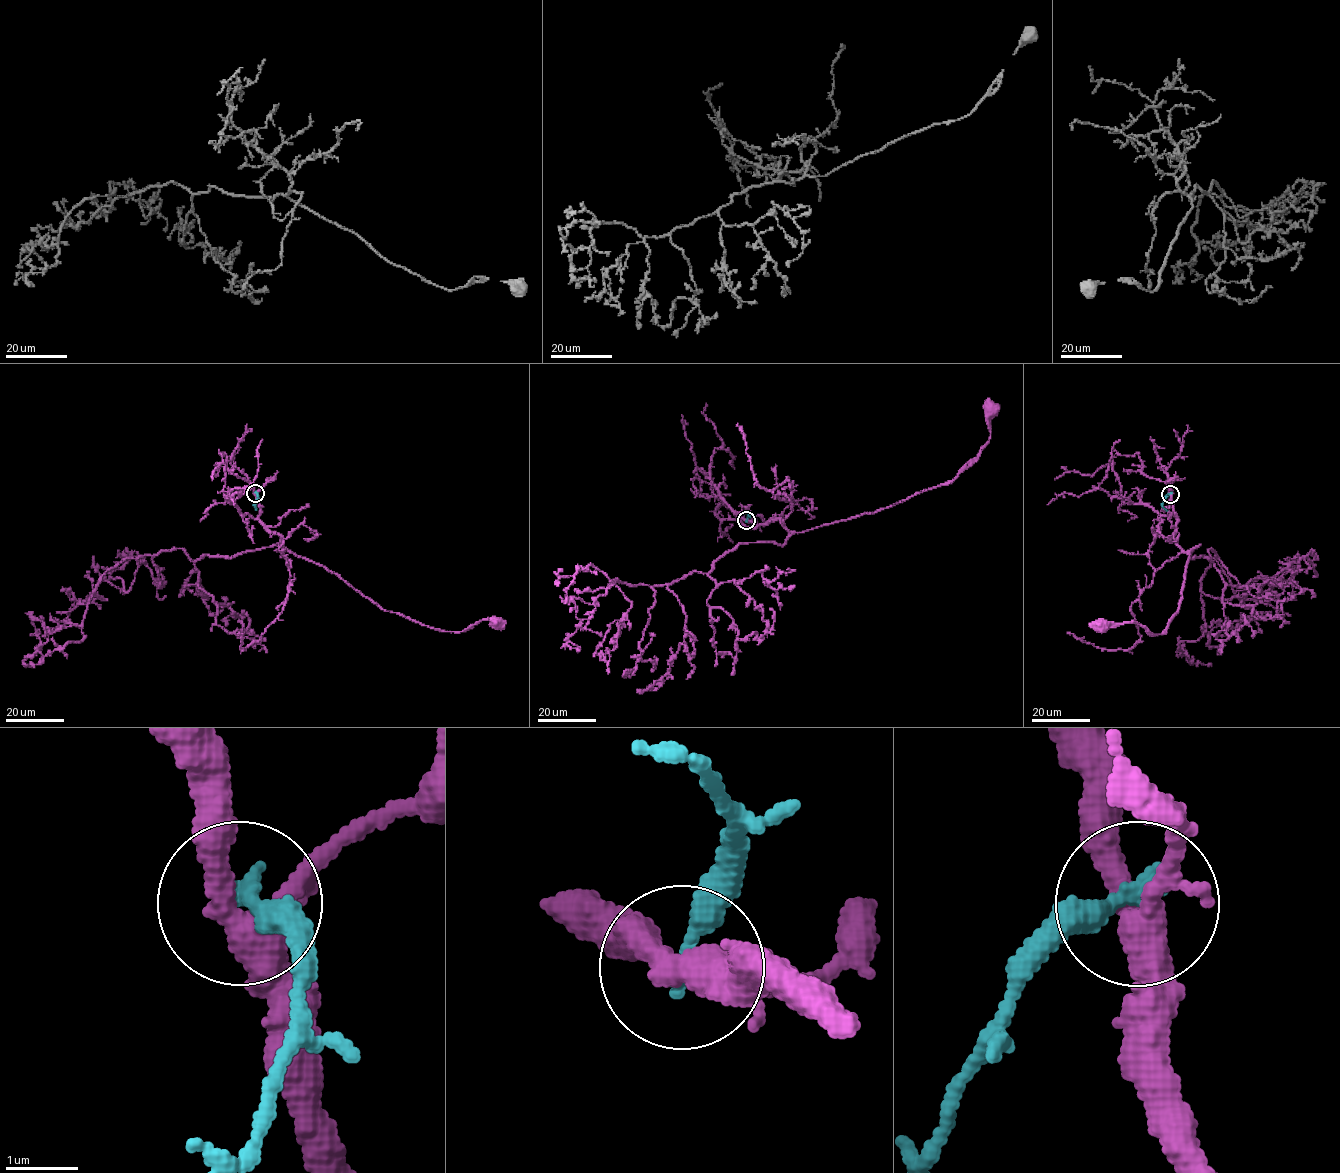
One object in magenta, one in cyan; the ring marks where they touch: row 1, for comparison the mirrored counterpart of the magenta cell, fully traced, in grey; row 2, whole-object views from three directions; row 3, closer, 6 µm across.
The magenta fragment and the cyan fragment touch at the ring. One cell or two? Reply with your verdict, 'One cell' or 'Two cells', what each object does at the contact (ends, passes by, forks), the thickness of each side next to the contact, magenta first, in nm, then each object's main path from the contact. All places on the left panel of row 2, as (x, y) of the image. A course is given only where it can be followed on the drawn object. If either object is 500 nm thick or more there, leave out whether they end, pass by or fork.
Two cells. At the ring magenta forks. At the ring cyan ends. Thickness 380 nm (magenta) against 320 nm. Course of magenta: (254, 492), (258, 519), (281, 536), (284, 550), (324, 565), (387, 610), (445, 631), (488, 619), (494, 624). Course of cyan: (254, 492), (256, 509)

